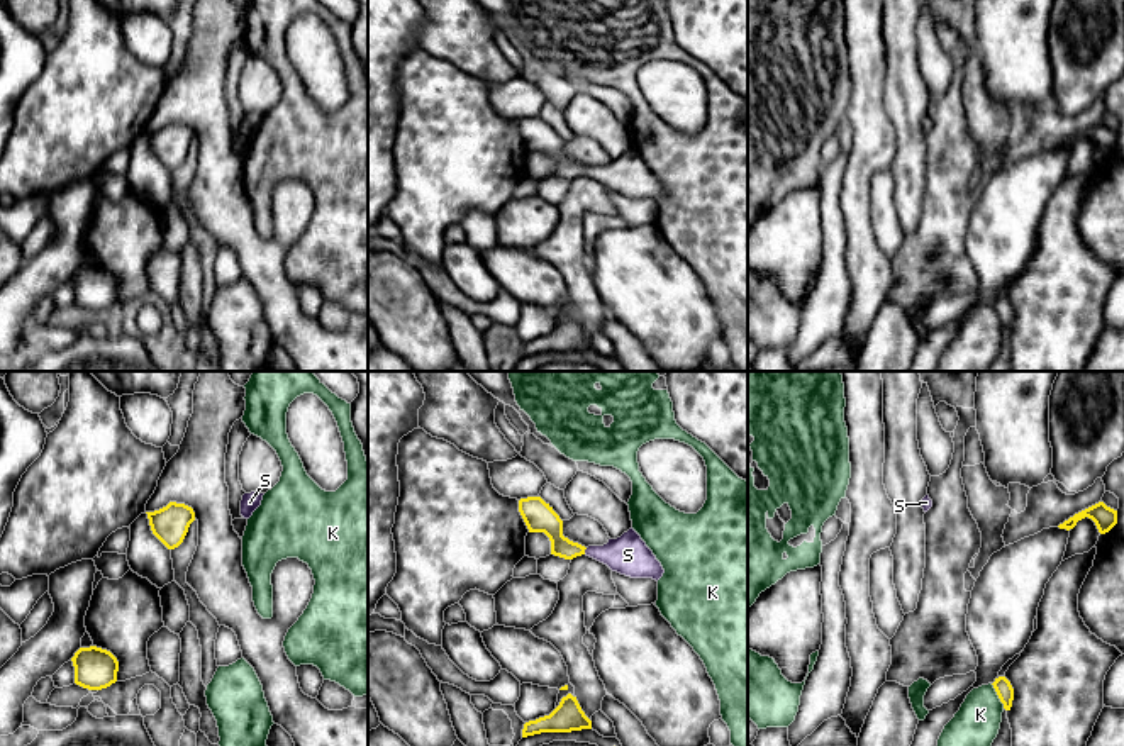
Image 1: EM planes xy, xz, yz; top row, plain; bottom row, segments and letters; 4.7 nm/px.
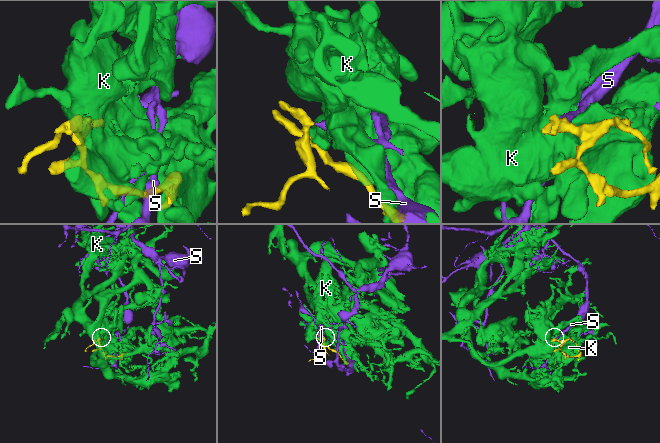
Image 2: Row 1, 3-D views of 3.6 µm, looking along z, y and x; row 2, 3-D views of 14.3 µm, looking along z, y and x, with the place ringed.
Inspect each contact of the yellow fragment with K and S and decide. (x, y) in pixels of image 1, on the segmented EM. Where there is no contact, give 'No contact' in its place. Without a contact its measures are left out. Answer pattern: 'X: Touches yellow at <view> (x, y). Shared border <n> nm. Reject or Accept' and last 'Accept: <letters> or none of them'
K: Touches yellow at yz (997, 694). Shared border 140 nm. Reject
S: Touches yellow at xz (584, 551). Shared border 40 nm. Accept
Accept: S

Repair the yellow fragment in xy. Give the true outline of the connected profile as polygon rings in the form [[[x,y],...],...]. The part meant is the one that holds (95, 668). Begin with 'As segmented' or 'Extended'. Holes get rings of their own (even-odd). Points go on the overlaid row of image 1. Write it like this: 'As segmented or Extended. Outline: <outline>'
As segmented. Outline: [[[80,648],[71,658],[75,683],[88,690],[102,690],[117,682],[119,661],[102,648]]]

